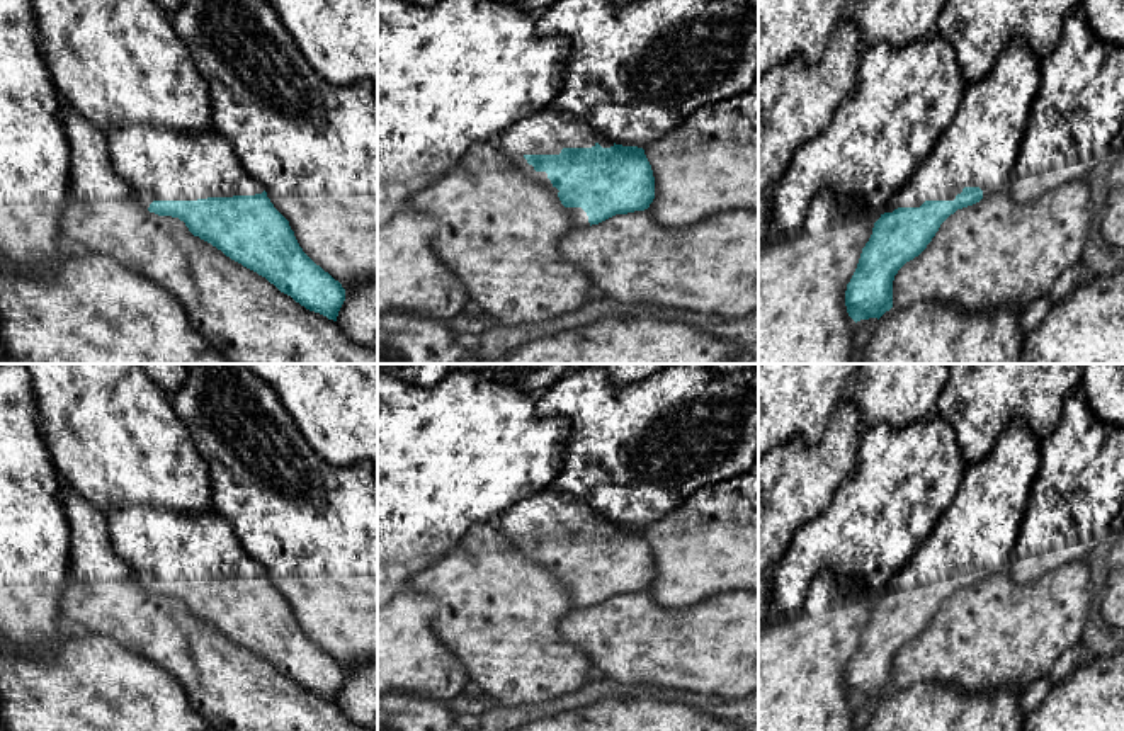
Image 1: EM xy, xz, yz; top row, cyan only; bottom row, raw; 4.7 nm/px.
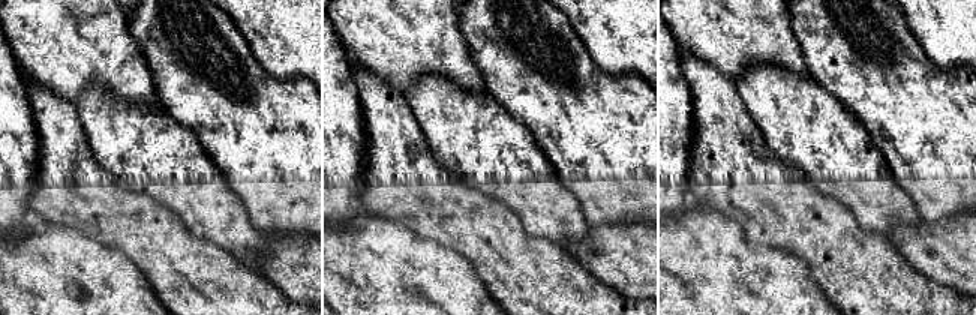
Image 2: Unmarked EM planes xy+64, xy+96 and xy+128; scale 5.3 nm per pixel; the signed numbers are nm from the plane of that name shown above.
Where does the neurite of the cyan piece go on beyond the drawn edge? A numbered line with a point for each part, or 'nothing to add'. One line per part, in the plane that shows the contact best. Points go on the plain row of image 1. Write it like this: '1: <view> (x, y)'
1: xz (546, 512)

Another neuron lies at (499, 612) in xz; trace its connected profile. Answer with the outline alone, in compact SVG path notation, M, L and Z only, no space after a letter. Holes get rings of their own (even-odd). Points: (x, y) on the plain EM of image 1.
M488 522L474 524L451 551L418 571L408 588L435 598L434 634L463 661L469 682L478 683L497 706L520 707L549 702L595 678L588 654L561 638L561 620L575 610L570 588L561 585L553 568L531 561L498 527Z

